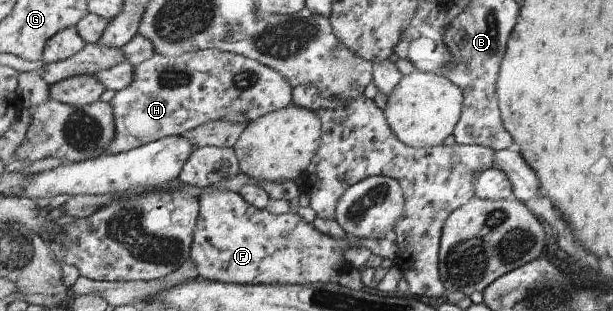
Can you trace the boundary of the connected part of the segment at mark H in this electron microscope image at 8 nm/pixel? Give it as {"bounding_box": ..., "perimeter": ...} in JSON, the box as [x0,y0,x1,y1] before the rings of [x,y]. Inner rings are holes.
{"bounding_box":[107,49,294,155],"perimeter":[[[202,49],[179,57],[167,57],[157,53],[154,58],[135,68],[132,84],[116,93],[109,102],[115,109],[117,126],[116,138],[107,148],[107,153],[113,155],[140,148],[172,135],[184,136],[195,128],[220,119],[251,123],[293,104],[294,86],[278,71],[245,56],[218,49]]]}

